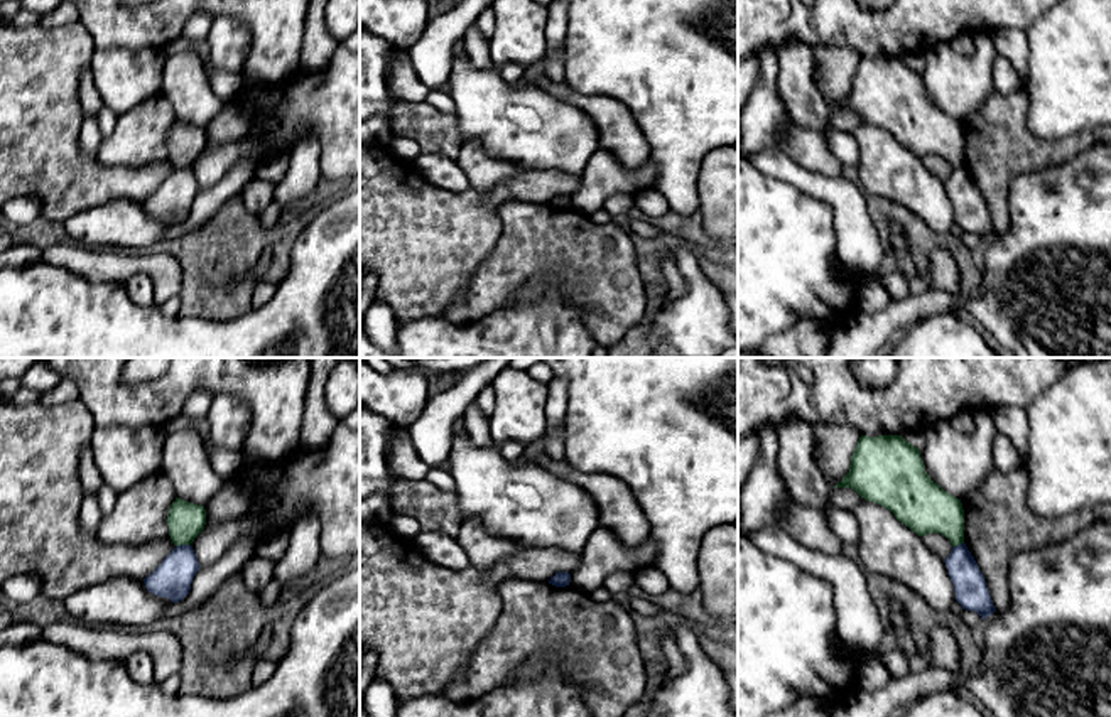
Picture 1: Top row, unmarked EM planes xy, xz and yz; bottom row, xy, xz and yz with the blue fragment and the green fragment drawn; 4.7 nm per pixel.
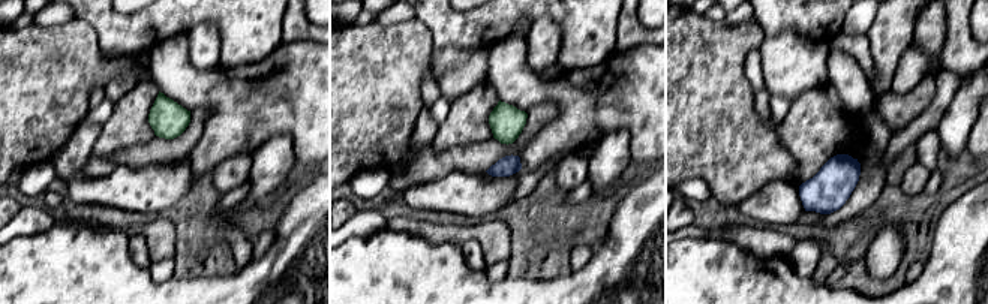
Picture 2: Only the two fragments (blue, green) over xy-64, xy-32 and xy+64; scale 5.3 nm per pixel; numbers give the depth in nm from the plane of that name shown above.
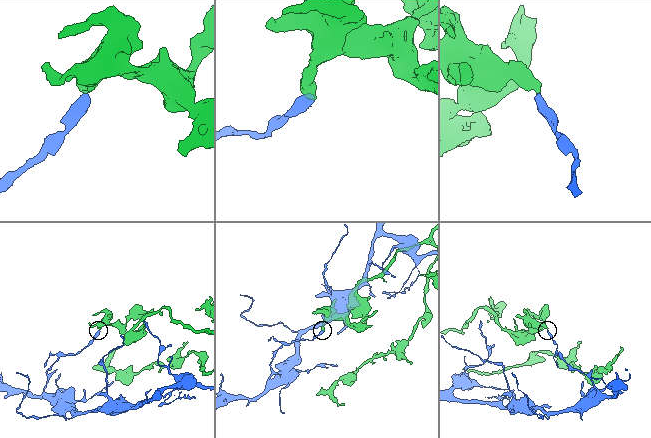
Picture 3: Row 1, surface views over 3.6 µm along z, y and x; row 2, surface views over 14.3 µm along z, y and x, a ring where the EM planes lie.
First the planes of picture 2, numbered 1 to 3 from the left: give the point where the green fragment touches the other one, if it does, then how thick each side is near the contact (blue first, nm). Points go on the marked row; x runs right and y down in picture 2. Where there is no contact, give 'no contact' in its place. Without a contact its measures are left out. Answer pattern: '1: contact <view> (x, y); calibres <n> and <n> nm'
1: no contact
2: no contact
3: no contact

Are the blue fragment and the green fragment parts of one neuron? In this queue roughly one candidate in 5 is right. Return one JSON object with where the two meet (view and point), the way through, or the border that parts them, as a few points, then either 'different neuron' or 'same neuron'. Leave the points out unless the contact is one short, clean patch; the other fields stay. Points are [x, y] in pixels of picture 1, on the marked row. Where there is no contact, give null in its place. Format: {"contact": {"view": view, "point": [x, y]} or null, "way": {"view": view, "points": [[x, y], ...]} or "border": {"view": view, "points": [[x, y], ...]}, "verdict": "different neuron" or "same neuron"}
{"contact": {"view": "xy", "point": [183, 545]}, "border": {"view": "xy", "points": [[176, 544], [189, 545]]}, "verdict": "different neuron"}

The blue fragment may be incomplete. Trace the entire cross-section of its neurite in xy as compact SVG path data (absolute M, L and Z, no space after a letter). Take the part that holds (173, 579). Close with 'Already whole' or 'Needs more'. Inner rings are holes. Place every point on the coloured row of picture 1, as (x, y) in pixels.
M181 545L162 560L162 563L144 579L149 592L167 597L174 604L182 601L189 590L196 572L201 569L191 545Z. Already whole

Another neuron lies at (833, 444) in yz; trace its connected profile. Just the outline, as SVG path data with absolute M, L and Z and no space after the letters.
M819 423L814 427L814 461L834 488L849 472L859 435L846 425Z

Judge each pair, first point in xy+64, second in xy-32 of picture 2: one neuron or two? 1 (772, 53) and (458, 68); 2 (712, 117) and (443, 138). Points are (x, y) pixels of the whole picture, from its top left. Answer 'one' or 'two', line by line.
1: one
2: two

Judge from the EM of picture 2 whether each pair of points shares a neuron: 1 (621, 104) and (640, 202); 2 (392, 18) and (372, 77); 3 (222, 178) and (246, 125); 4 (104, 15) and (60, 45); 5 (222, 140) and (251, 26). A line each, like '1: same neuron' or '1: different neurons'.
1: different neurons
2: different neurons
3: different neurons
4: different neurons
5: different neurons

